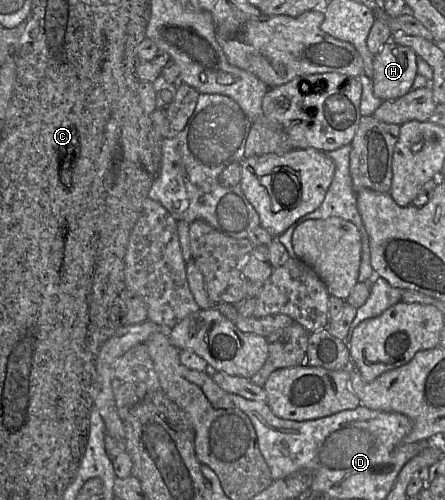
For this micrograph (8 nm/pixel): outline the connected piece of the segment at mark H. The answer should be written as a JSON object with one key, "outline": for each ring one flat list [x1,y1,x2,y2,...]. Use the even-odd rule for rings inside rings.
{"outline":[[392,41,385,43,373,59,372,88,382,101,395,100,407,94,417,75,417,55]]}

